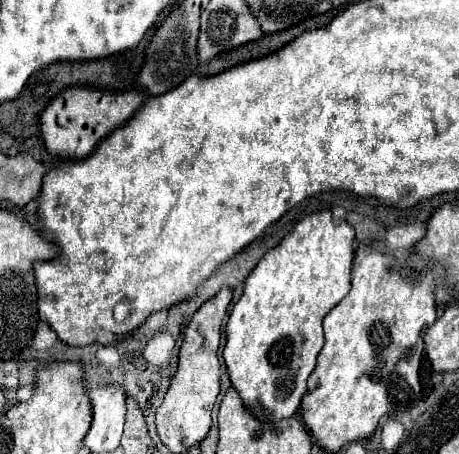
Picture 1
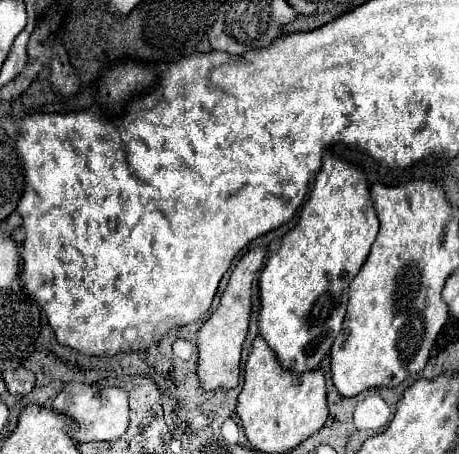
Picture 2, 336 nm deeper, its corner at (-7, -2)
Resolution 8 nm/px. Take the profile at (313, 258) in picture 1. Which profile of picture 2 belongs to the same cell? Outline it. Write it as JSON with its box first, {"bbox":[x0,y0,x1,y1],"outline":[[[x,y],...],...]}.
{"bbox":[259,150,379,372],"outline":[[[329,150],[323,154],[323,168],[315,178],[297,226],[283,236],[279,250],[267,260],[259,280],[261,308],[263,304],[265,308],[269,306],[275,314],[269,320],[281,324],[277,334],[267,334],[267,342],[283,366],[295,372],[313,370],[329,354],[345,318],[347,288],[367,260],[377,230],[379,220],[365,172]]]}

